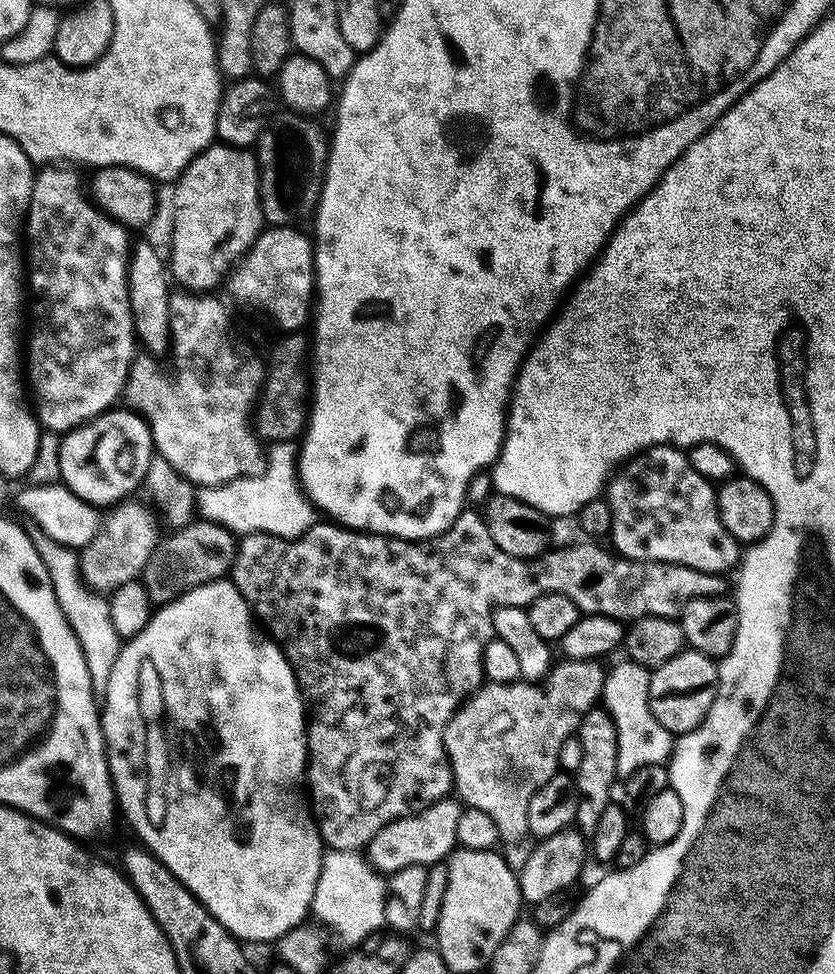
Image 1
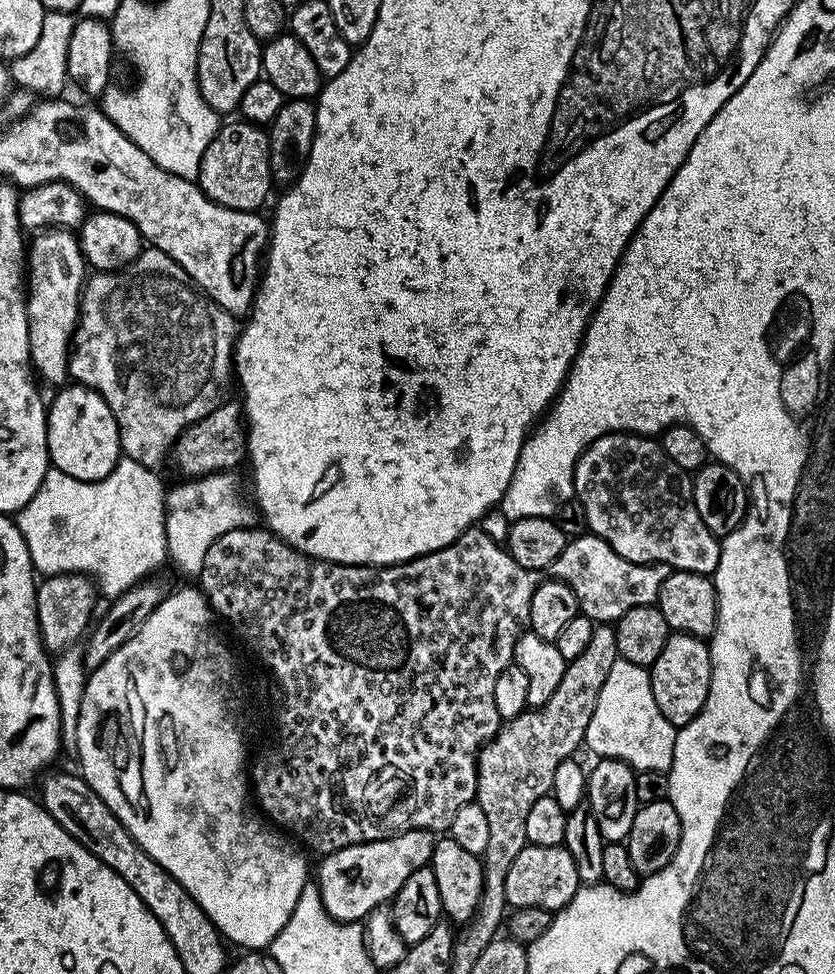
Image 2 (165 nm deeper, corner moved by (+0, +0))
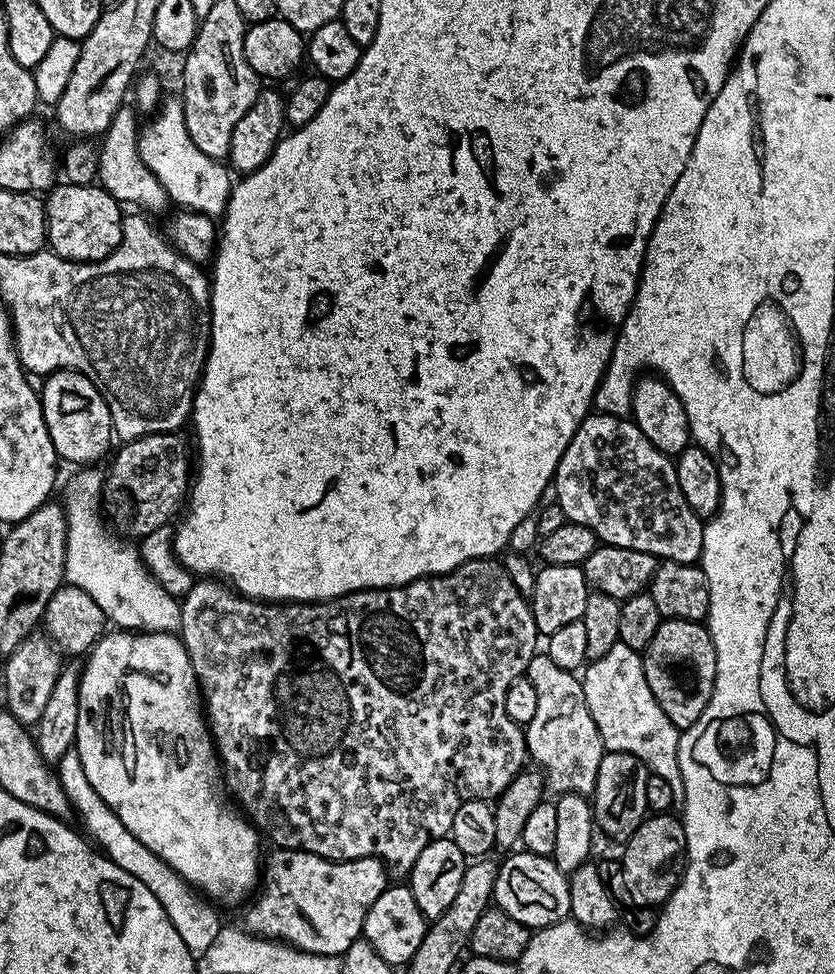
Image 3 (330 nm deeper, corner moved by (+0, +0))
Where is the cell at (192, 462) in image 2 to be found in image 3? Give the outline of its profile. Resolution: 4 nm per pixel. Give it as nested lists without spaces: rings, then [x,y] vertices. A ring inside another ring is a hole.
[[[155,432],[121,443],[121,448],[115,449],[116,457],[106,468],[102,508],[121,537],[143,538],[154,534],[154,530],[169,523],[176,511],[181,511],[194,479],[194,452],[189,437],[187,440],[180,435],[184,434]]]

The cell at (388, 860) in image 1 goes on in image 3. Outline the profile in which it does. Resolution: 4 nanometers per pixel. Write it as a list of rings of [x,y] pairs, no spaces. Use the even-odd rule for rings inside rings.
[[[276,848],[269,856],[267,853],[263,861],[262,883],[258,888],[260,897],[247,905],[249,908],[244,912],[243,927],[269,940],[283,940],[285,944],[292,944],[303,952],[340,956],[354,941],[361,939],[370,906],[374,906],[377,898],[389,887],[387,875],[384,861],[374,856],[357,860],[327,860],[309,852],[298,852],[295,848]]]

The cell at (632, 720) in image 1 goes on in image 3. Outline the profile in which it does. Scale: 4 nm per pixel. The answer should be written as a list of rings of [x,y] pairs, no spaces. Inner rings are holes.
[[[617,642],[610,650],[606,650],[606,654],[602,654],[602,658],[591,661],[583,669],[582,683],[586,694],[586,706],[590,706],[590,718],[594,718],[594,726],[598,726],[598,734],[604,743],[605,753],[625,752],[640,758],[651,775],[663,778],[668,783],[676,801],[683,801],[684,783],[682,770],[678,766],[681,729],[676,728],[674,722],[670,722],[670,718],[666,718],[654,694],[650,694],[650,686],[646,683],[643,655],[630,650],[630,646]]]

